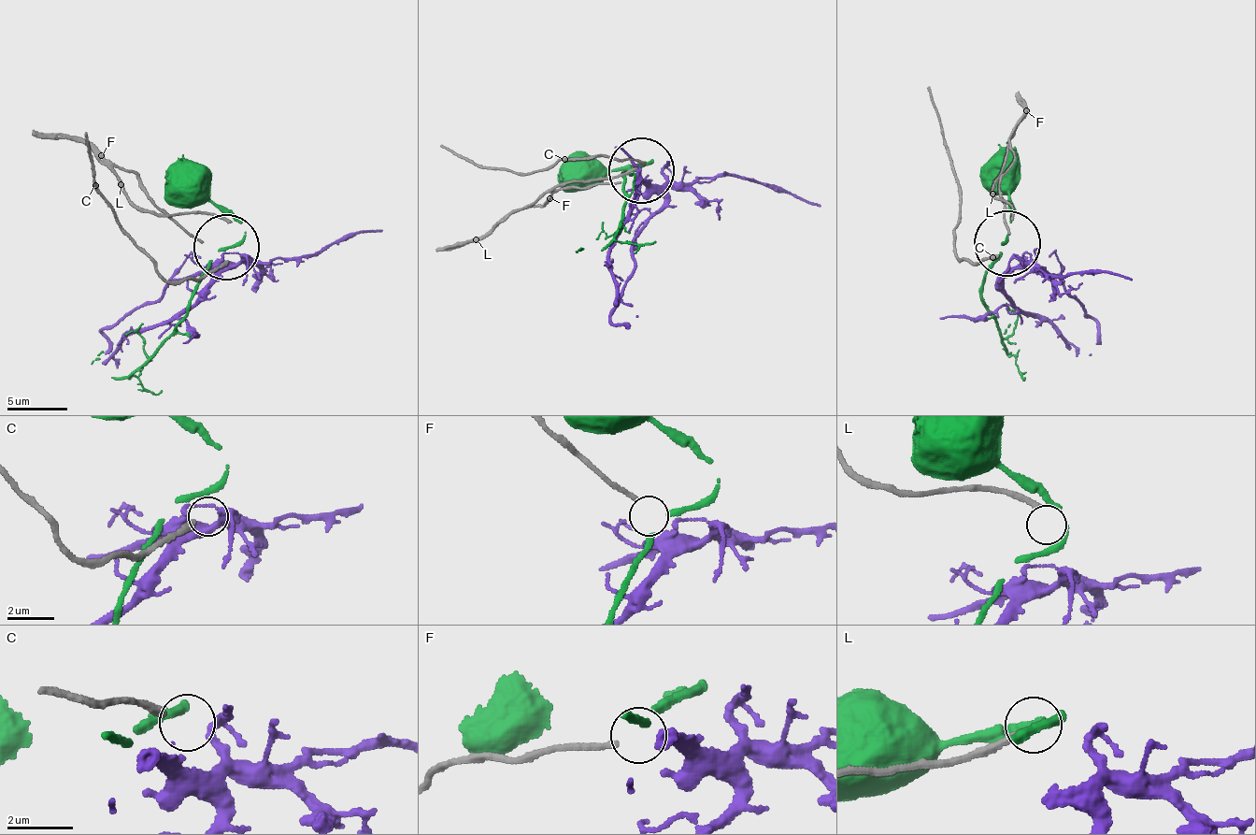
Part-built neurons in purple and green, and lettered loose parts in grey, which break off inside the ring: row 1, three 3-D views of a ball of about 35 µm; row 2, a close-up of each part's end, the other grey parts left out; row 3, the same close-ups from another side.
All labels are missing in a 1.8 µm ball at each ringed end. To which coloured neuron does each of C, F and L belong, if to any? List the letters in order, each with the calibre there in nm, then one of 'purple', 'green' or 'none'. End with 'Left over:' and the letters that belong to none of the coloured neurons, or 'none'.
C: 260 nm | purple
F: 190 nm | none
L: 260 nm | none
Left over: F, L

